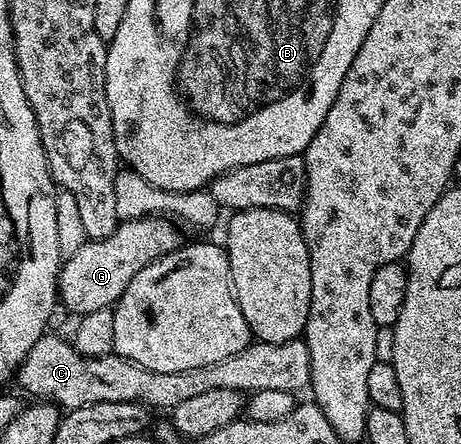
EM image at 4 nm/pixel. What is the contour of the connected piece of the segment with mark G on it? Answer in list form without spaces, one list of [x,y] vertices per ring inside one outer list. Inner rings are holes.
[[[142,216],[138,220],[122,220],[108,238],[83,242],[76,254],[63,259],[62,271],[58,273],[61,307],[81,318],[92,314],[92,310],[104,310],[117,304],[124,290],[128,290],[128,282],[132,282],[144,266],[179,248],[178,228],[179,225],[169,219]]]

